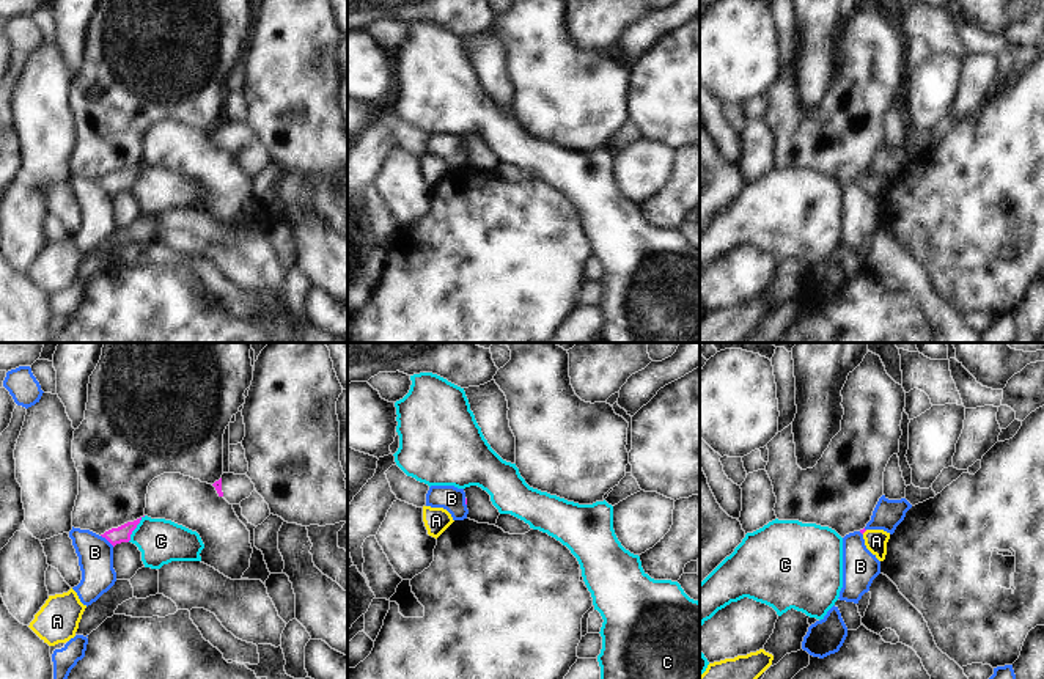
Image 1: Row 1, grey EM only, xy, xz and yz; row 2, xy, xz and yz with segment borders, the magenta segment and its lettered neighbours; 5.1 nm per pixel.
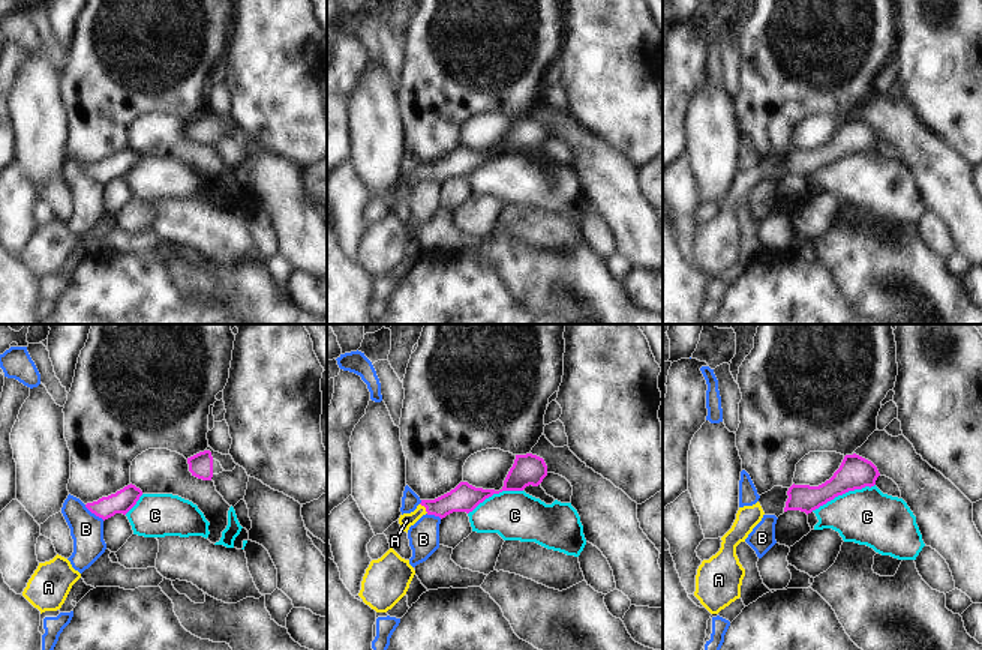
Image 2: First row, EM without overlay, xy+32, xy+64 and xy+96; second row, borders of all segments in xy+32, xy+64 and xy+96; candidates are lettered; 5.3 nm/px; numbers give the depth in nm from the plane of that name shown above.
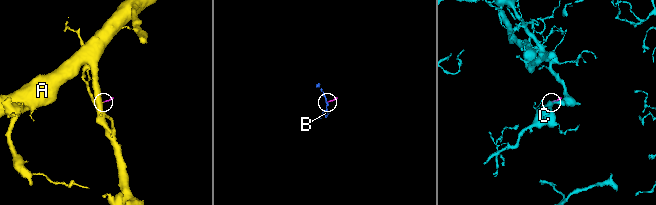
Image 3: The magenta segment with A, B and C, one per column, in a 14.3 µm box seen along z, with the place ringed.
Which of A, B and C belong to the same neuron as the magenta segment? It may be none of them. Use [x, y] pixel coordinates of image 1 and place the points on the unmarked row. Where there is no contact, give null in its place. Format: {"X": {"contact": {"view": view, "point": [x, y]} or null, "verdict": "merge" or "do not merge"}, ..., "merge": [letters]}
{"A": {"contact": {"view": "yz", "point": [863, 179]}, "verdict": "merge"}, "B": {"contact": {"view": "xy", "point": [107, 187]}, "verdict": "do not merge"}, "C": {"contact": {"view": "xy", "point": [136, 175]}, "verdict": "do not merge"}, "merge": ["A"]}

